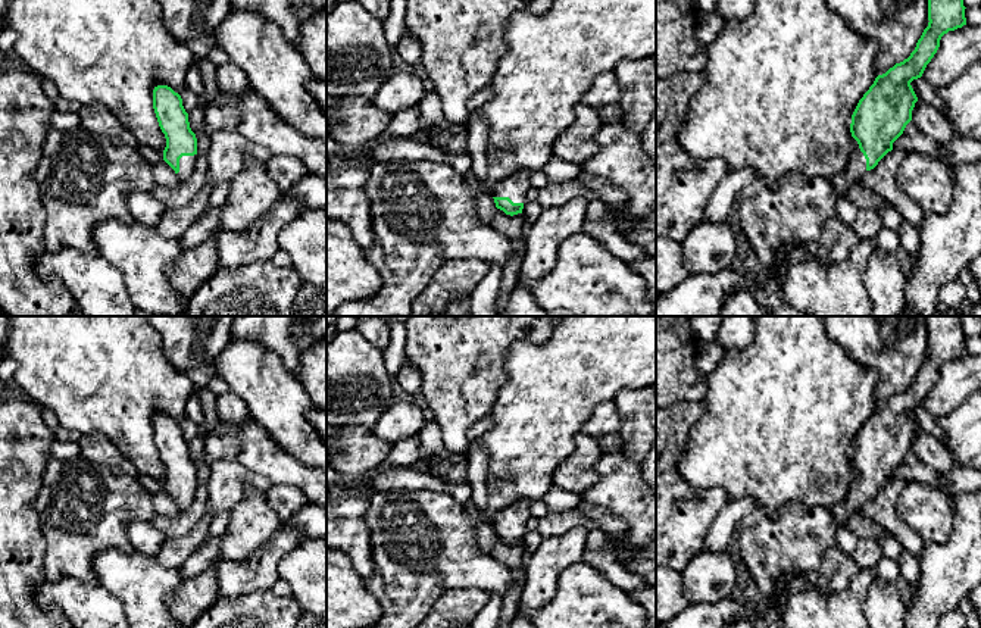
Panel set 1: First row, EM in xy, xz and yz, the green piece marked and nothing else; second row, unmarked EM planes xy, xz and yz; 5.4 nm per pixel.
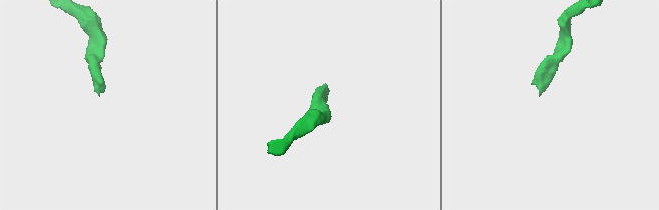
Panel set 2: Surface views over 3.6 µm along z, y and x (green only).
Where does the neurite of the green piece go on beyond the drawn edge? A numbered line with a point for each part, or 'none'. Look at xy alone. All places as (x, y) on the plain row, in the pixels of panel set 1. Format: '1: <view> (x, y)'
1: xy (187, 493)

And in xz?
1: xz (515, 516)

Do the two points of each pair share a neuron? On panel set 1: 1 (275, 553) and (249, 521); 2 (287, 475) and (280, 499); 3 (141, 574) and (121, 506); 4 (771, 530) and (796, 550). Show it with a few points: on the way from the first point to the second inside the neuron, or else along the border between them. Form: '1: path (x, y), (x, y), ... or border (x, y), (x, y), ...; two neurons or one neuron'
1: border (286, 522), (246, 561), (237, 561); two neurons
2: border (272, 484), (293, 484), (309, 500); two neurons
3: border (131, 550), (106, 549), (97, 555); two neurons
4: path (777, 536), (786, 544), (790, 544); one neuron

